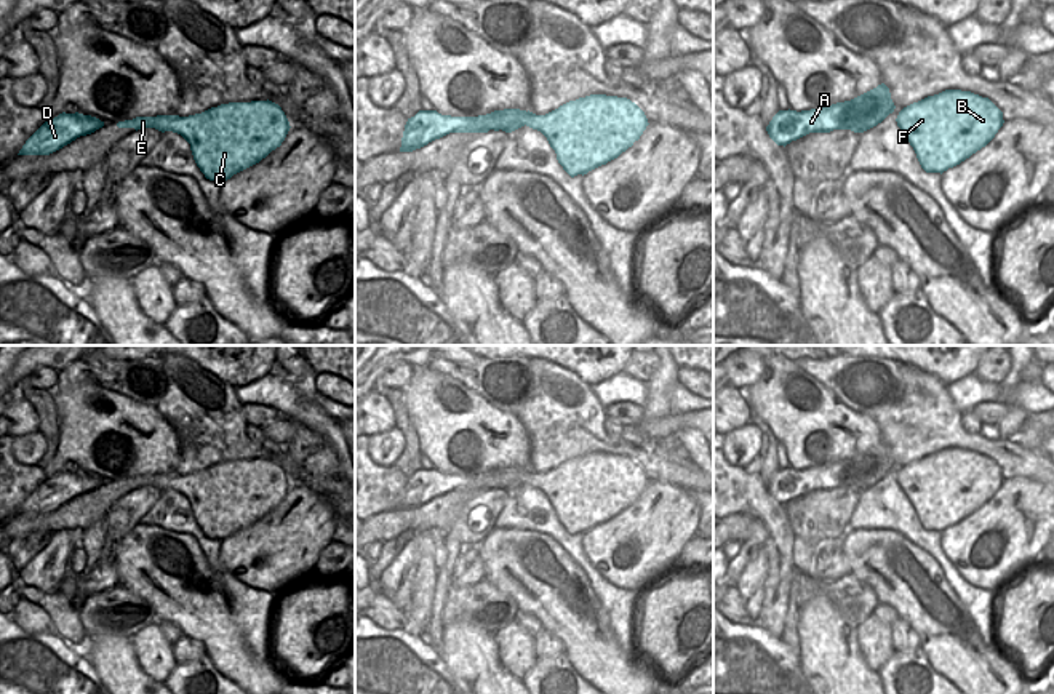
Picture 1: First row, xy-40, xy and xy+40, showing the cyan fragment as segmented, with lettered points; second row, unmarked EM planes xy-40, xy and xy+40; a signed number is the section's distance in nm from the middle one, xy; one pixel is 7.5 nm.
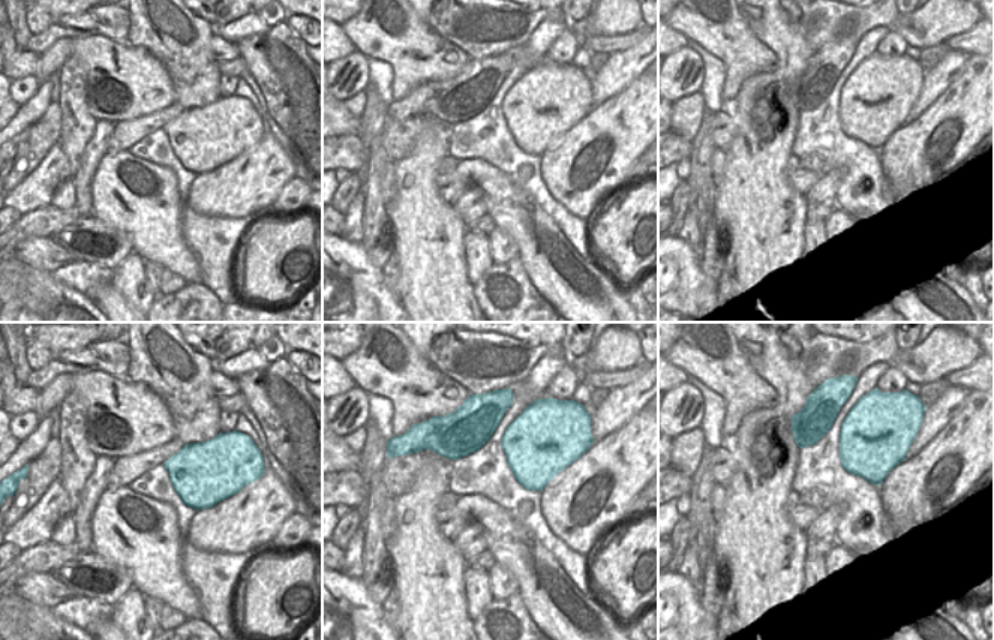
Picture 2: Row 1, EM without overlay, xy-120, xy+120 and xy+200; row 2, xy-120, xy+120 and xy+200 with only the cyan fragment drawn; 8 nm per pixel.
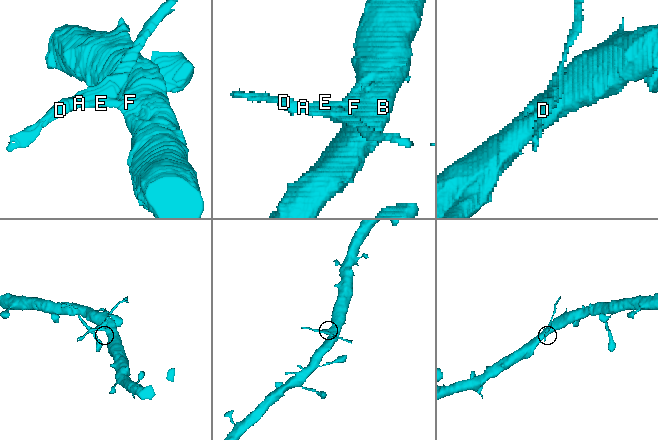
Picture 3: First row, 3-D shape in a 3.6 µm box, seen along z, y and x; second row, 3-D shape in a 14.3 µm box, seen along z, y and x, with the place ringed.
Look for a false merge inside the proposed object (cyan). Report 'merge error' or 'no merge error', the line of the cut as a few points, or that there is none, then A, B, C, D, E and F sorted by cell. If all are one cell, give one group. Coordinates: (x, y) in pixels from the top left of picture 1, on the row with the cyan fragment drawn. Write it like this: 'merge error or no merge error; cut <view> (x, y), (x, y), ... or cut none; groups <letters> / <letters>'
merge error; cut xy-40 (165, 115), (168, 120), (167, 130); groups A D E / B C F

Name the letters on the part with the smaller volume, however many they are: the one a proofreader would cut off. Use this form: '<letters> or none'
A, D, E

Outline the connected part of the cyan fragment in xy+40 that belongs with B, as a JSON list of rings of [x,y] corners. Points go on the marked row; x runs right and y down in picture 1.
[[[945,90],[904,107],[897,118],[921,168],[944,173],[985,147],[1003,126],[1003,112],[971,91]]]

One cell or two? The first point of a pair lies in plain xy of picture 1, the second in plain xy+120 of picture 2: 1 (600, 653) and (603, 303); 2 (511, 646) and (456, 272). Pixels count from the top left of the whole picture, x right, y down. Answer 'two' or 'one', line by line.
1: one
2: two

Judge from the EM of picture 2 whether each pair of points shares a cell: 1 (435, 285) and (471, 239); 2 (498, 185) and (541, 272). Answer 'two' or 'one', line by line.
1: two
2: one

